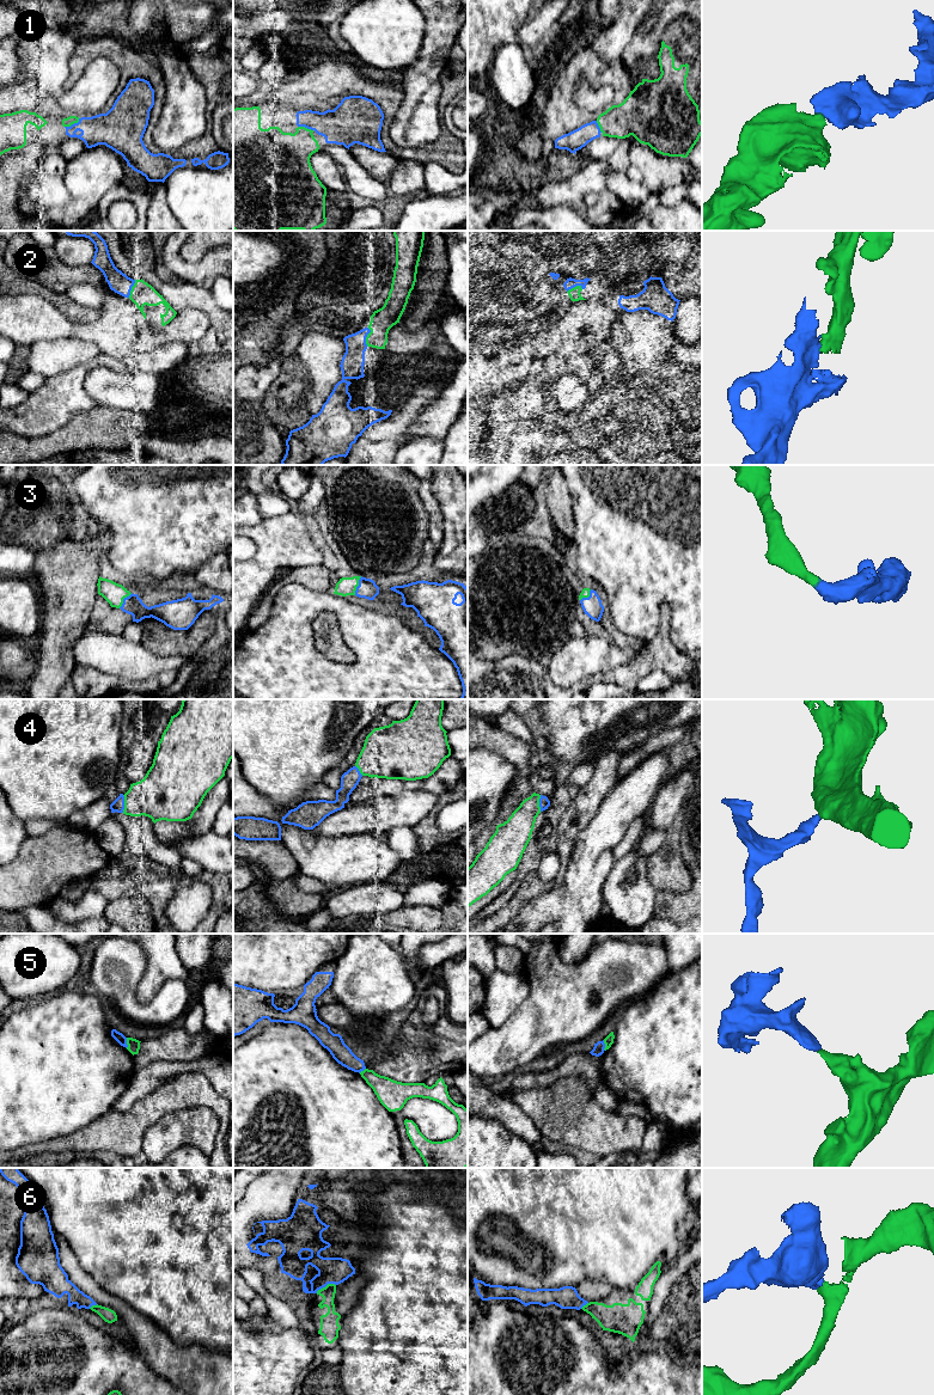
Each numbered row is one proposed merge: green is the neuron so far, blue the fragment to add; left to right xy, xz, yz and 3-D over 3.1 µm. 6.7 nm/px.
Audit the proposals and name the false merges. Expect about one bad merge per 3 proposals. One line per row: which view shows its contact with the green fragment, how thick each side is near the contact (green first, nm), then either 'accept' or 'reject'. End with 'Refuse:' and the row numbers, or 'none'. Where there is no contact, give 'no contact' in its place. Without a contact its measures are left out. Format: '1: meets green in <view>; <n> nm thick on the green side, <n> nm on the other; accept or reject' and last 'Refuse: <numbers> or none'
1: meets green in xy; 60 nm thick on the green side, 220 nm on the other; accept
2: meets green in xz; 160 nm thick on the green side, 160 nm on the other; accept
3: meets green in xz; 130 nm thick on the green side, 130 nm on the other; accept
4: meets green in xy; 320 nm thick on the green side, 80 nm on the other; accept
5: meets green in xy; 80 nm thick on the green side, 70 nm on the other; reject
6: meets green in xz; 130 nm thick on the green side, 180 nm on the other; accept
Refuse: 5

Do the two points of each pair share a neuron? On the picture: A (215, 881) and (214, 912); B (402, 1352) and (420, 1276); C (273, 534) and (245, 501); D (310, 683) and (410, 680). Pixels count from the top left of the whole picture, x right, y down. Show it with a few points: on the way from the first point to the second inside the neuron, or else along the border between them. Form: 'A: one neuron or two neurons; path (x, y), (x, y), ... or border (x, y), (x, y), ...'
A: one neuron; path (218, 888), (218, 905)
B: one neuron; path (419, 1333), (420, 1295)
C: two neurons; border (263, 518), (260, 522), (245, 527)
D: one neuron; path (335, 683), (385, 683)

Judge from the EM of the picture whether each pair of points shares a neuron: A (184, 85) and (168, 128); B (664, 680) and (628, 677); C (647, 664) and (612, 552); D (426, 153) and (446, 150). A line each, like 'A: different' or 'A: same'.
A: same
B: different
C: different
D: same

